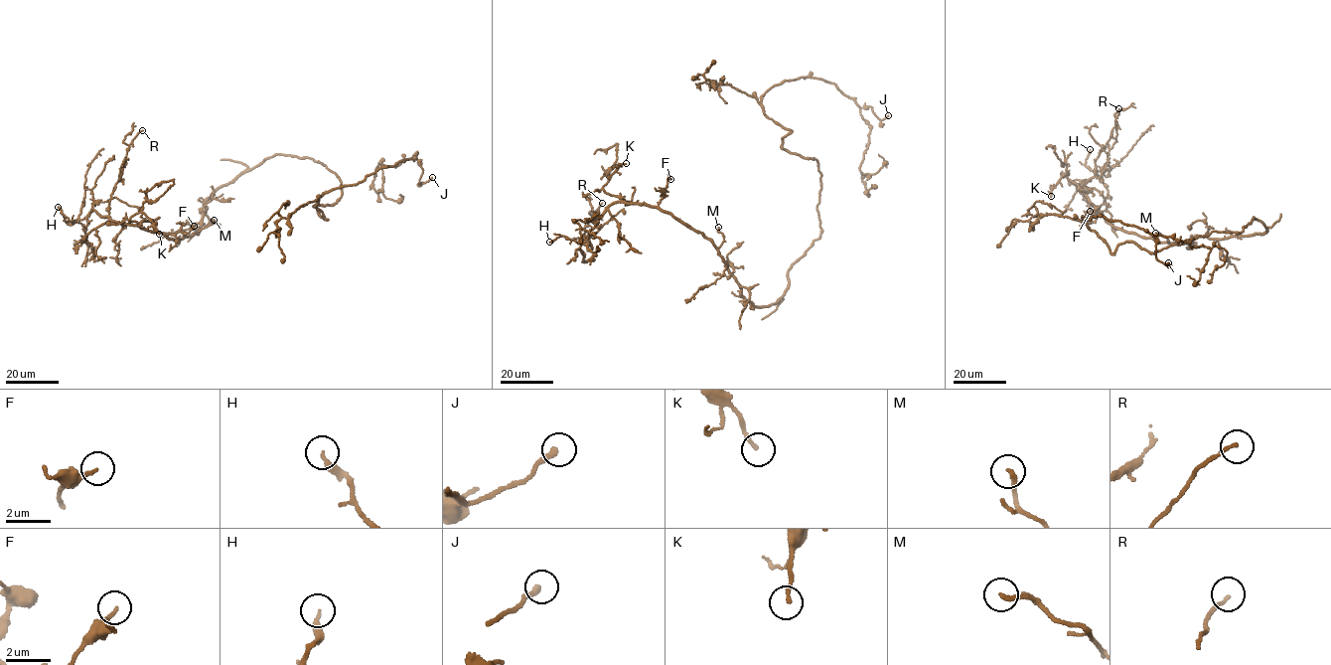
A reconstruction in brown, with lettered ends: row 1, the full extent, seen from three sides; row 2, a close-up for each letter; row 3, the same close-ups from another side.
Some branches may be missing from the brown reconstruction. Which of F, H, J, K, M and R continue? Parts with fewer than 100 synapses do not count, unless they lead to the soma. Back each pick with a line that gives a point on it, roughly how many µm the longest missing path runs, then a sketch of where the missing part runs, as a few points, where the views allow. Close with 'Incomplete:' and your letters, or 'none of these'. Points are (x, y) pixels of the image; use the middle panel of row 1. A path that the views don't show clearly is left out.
Incomplete: none of these

